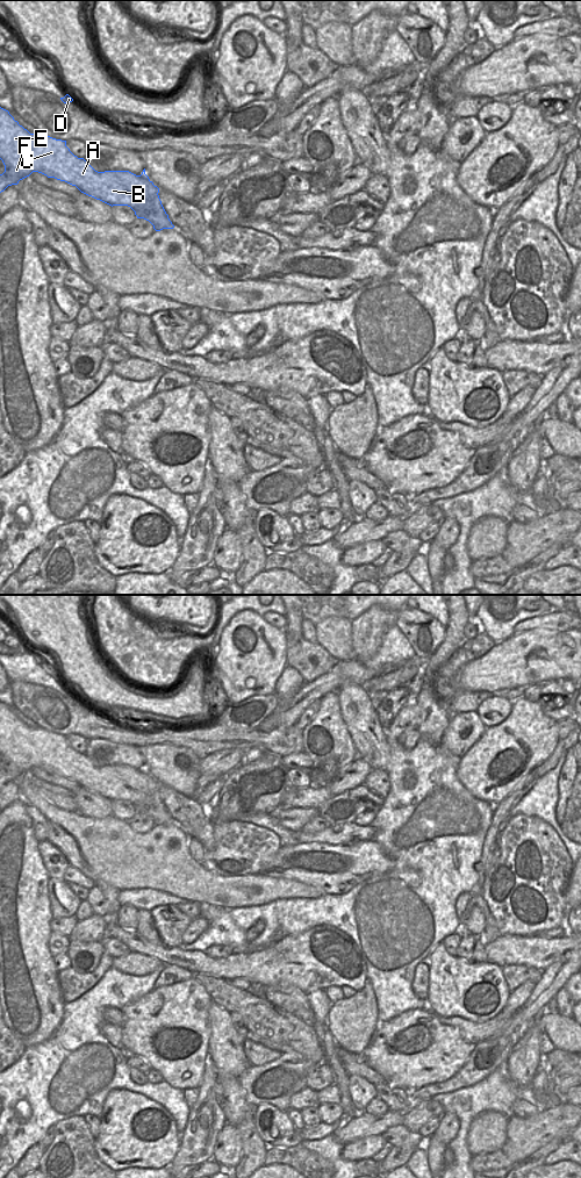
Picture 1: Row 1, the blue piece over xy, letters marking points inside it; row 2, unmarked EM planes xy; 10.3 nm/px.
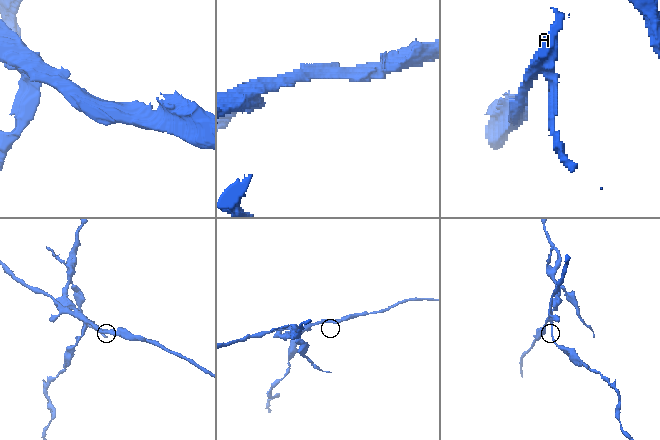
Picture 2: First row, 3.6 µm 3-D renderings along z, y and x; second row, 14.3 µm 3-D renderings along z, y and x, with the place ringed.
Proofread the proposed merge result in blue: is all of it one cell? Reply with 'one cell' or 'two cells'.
two cells

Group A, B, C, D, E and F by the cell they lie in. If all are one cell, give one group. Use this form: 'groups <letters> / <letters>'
groups A B C E F / D

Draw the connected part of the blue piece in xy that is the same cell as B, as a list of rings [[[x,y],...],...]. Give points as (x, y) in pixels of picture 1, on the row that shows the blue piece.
[[[0,107],[0,159],[5,172],[0,174],[0,193],[8,186],[17,185],[20,180],[38,172],[48,178],[55,178],[76,186],[81,193],[100,200],[109,206],[127,206],[129,194],[121,192],[121,174],[123,171],[95,171],[84,158],[74,156],[66,146],[66,141],[56,139],[45,134],[30,134],[19,124],[8,110]]]

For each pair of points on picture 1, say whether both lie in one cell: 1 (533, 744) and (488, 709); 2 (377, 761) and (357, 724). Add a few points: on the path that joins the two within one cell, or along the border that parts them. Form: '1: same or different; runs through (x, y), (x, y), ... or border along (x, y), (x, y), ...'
1: different; border along (513, 702), (510, 713), (500, 723), (487, 727)
2: same; runs through (375, 752), (366, 733)

